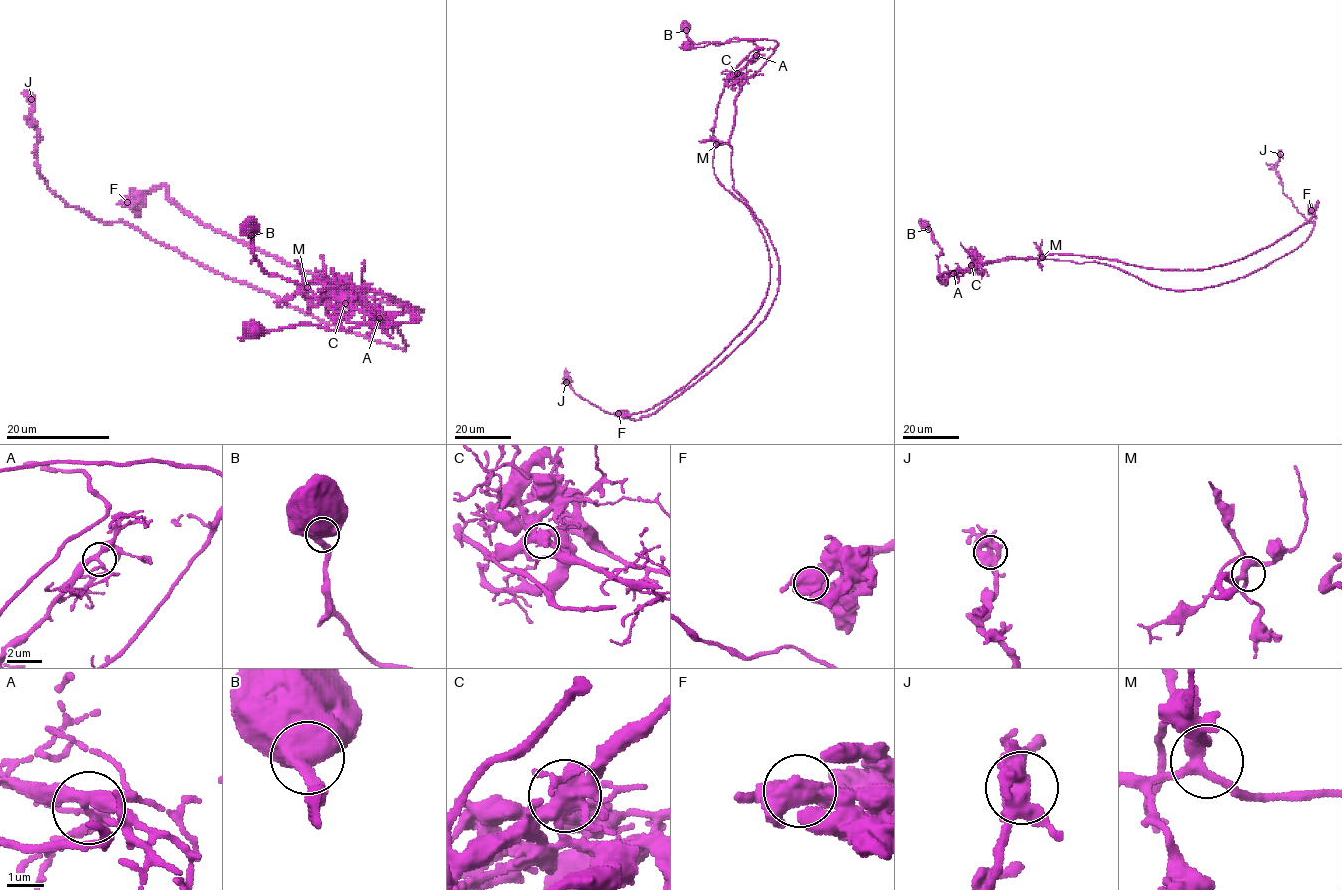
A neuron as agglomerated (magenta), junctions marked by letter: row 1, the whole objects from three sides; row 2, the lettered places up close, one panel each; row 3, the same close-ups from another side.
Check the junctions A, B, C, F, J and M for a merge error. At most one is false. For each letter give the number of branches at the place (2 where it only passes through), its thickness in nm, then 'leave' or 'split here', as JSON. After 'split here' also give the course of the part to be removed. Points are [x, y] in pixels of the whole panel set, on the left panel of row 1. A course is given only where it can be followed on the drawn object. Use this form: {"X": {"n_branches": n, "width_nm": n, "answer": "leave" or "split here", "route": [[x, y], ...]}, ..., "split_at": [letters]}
{"A": {"n_branches": 4, "width_nm": 280, "answer": "leave"}, "B": {"n_branches": 2, "width_nm": 650, "answer": "leave"}, "C": {"n_branches": 5, "width_nm": 500, "answer": "split here", "route": [[346, 302], [299, 289], [365, 300], [405, 349], [67, 204], [36, 168], [22, 92]]}, "F": {"n_branches": 3, "width_nm": 550, "answer": "leave"}, "J": {"n_branches": 5, "width_nm": 550, "answer": "leave"}, "M": {"n_branches": 4, "width_nm": 320, "answer": "leave"}, "split_at": ["C"]}

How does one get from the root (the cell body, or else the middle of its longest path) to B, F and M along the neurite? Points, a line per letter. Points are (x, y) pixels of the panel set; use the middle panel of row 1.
B: (687, 45), (777, 43), (745, 79), (739, 72), (760, 48), (753, 41), (695, 44), (686, 30)
F: (687, 45), (777, 43), (737, 96), (729, 145), (778, 290), (679, 395), (618, 413)
M: (687, 45), (749, 39), (777, 43), (758, 71), (747, 79), (733, 76), (725, 84), (712, 130), (716, 144)

